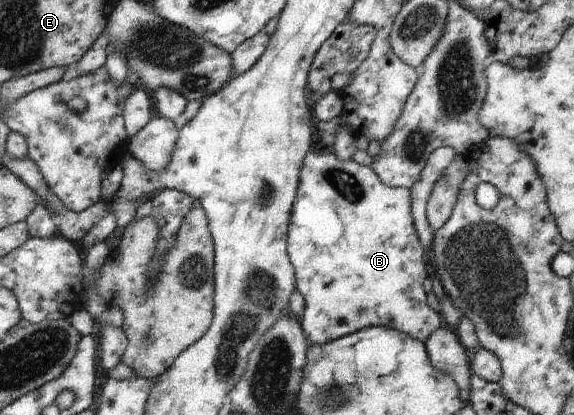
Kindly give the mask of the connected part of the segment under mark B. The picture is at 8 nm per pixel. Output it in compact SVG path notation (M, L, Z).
M308 152L304 156L301 168L301 180L298 180L298 190L290 212L290 224L287 230L287 252L295 270L296 289L304 297L304 314L299 319L302 332L312 345L328 344L343 336L354 334L368 327L382 326L405 332L410 338L425 343L432 332L442 326L443 319L440 313L432 310L426 302L427 294L422 284L428 277L426 272L426 253L416 232L411 215L411 196L409 189L404 187L390 187L384 184L378 175L367 166L362 166L352 159L346 162L339 160L332 152Z

